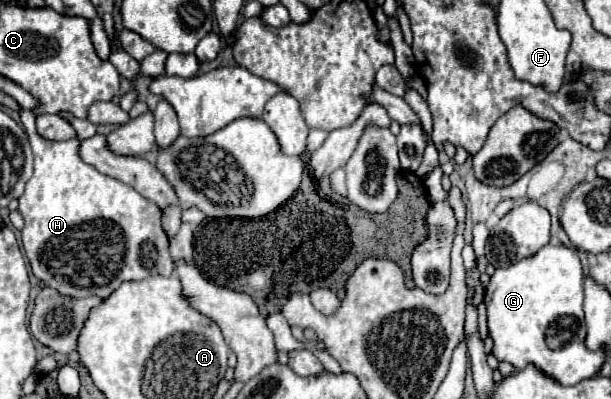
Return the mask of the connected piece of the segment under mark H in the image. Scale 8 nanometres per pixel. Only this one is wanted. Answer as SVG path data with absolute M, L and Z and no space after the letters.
M27 109L19 111L21 123L29 135L33 155L35 155L35 173L29 179L25 193L19 197L19 213L25 219L23 227L23 247L31 263L31 271L45 285L57 289L67 297L109 297L125 281L141 281L151 275L169 277L173 271L169 241L161 227L161 209L139 195L131 185L125 185L119 179L99 173L93 165L85 163L79 157L79 139L69 141L47 141L35 131L35 115Z

